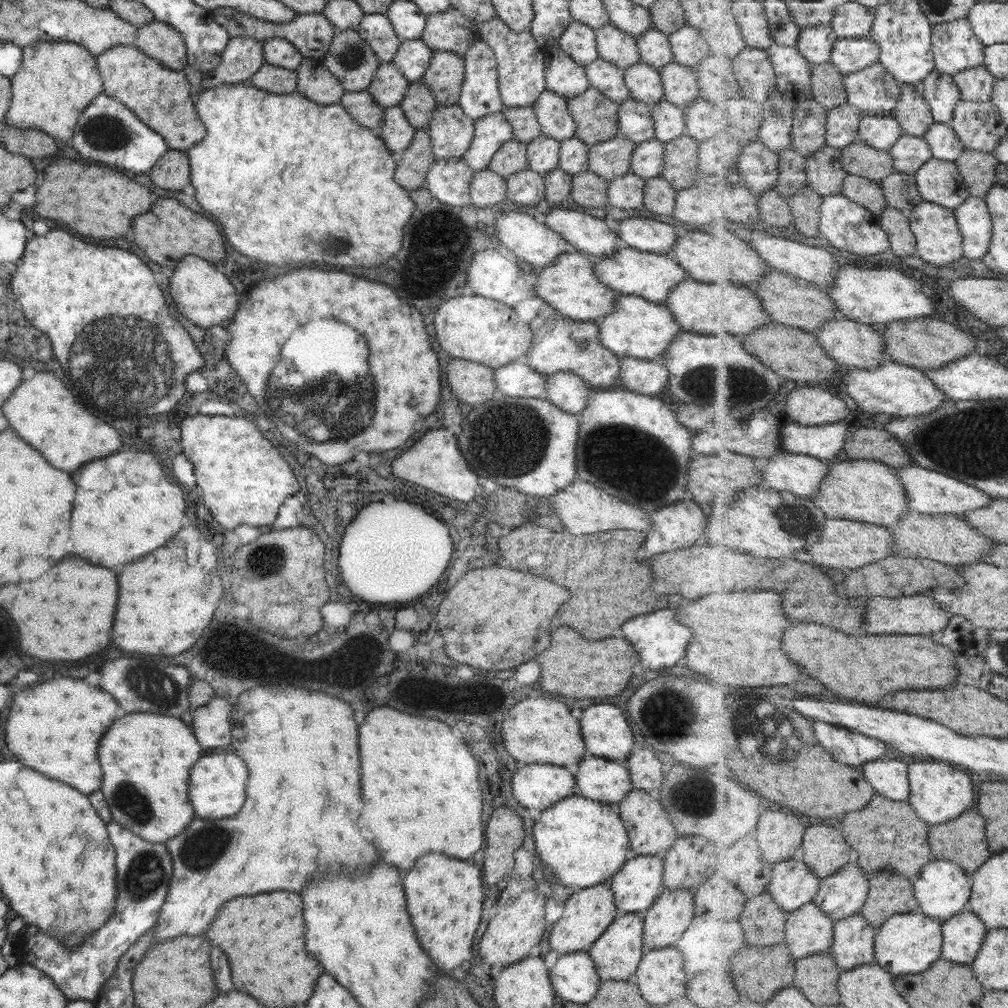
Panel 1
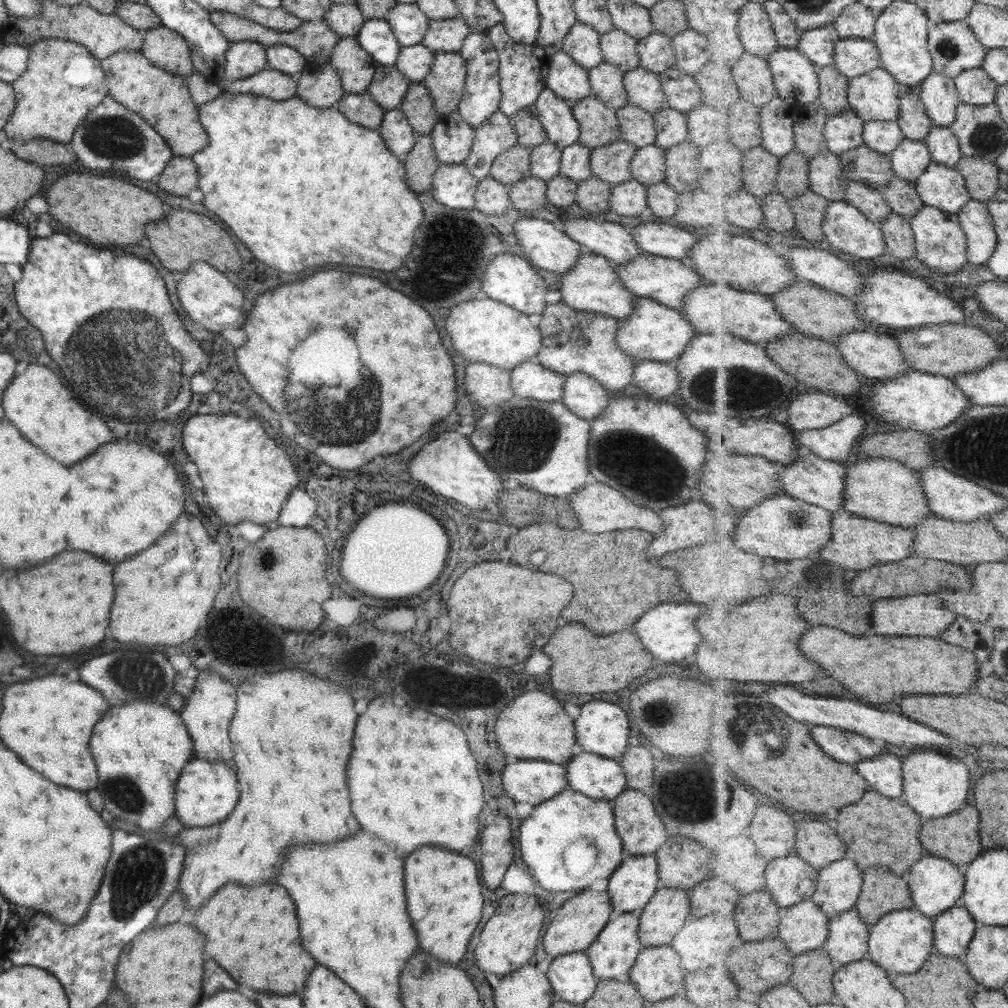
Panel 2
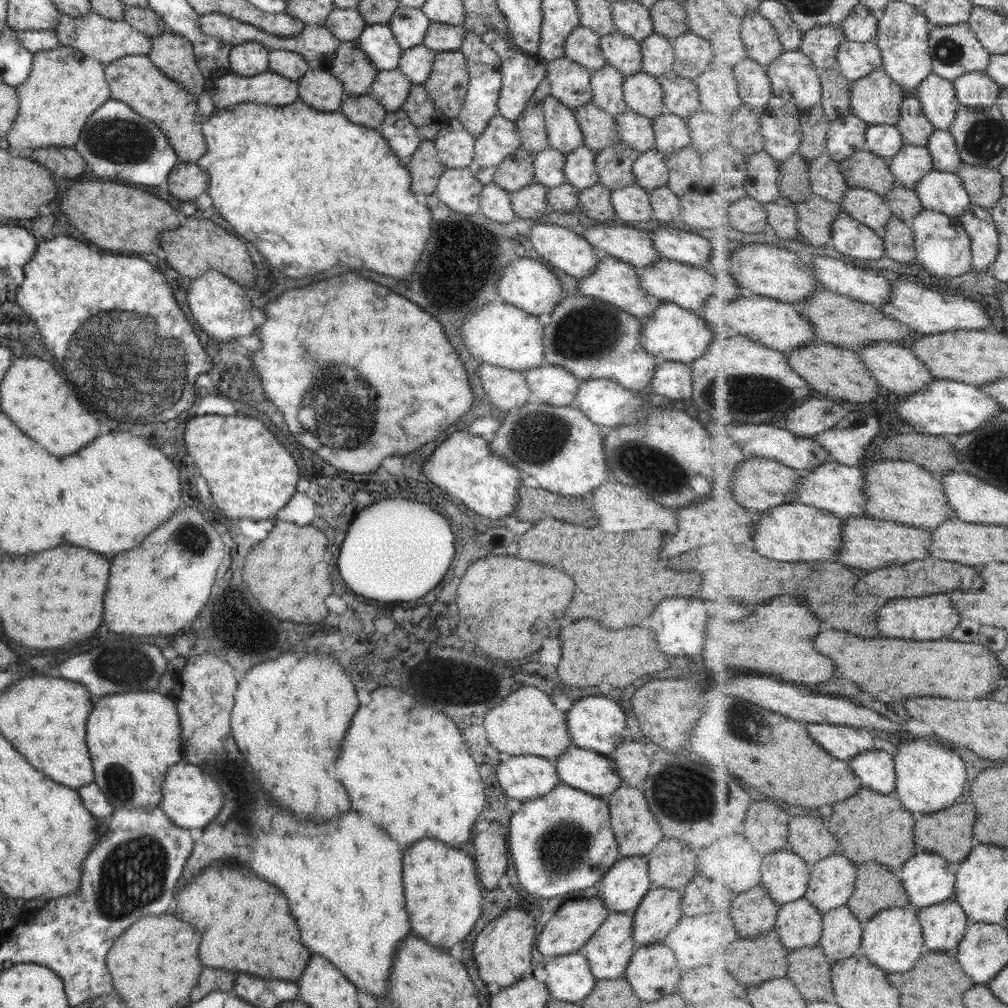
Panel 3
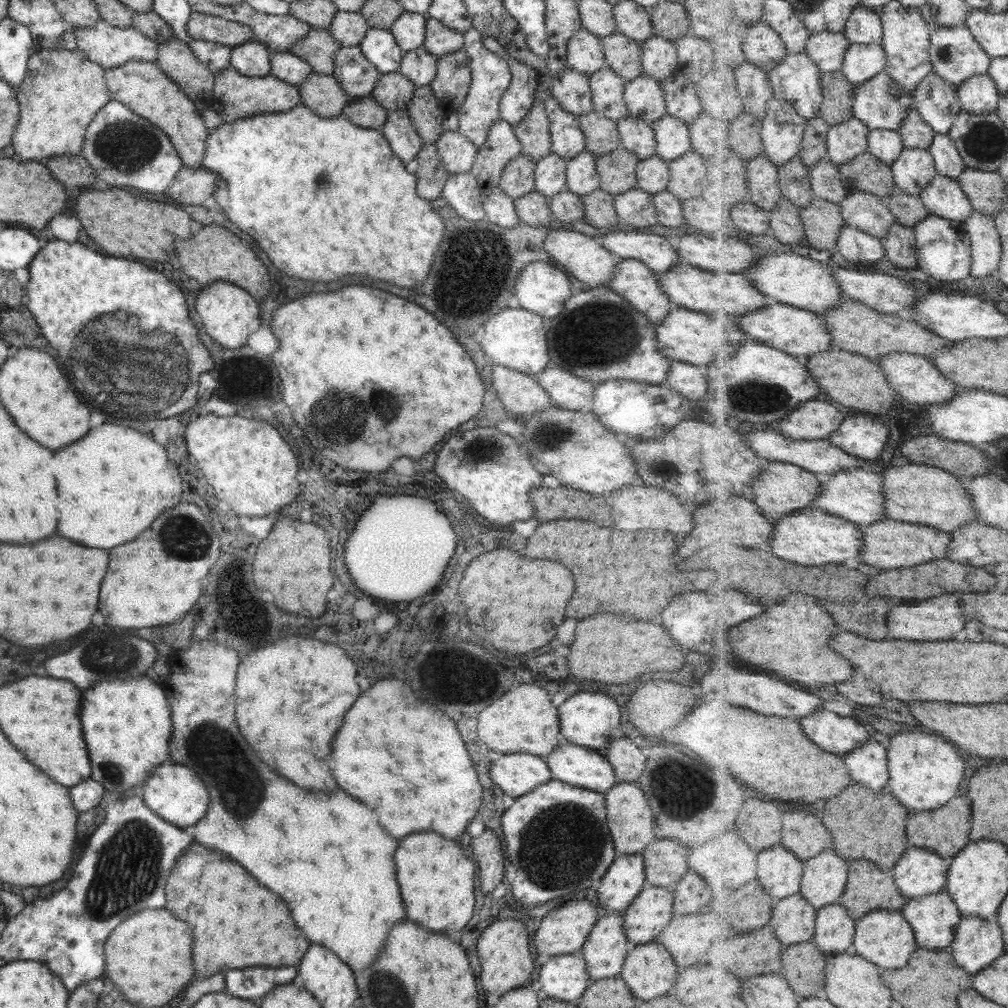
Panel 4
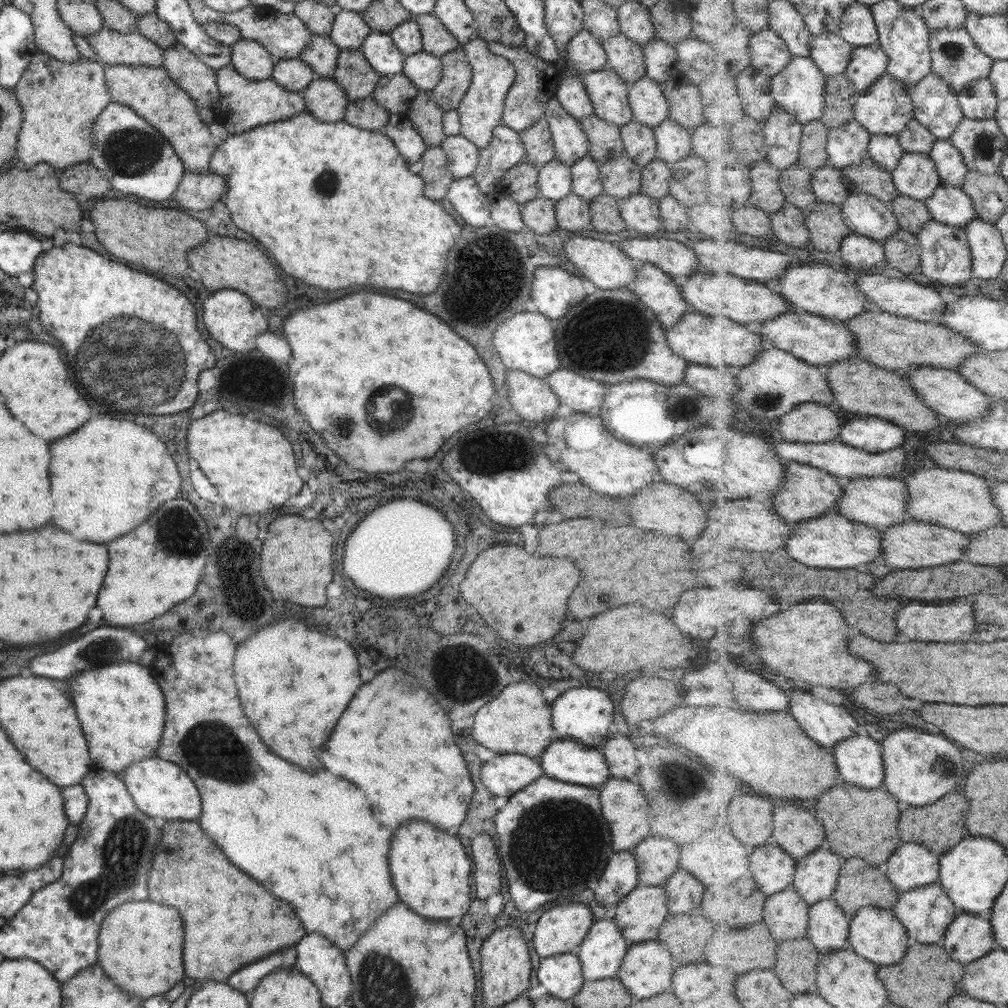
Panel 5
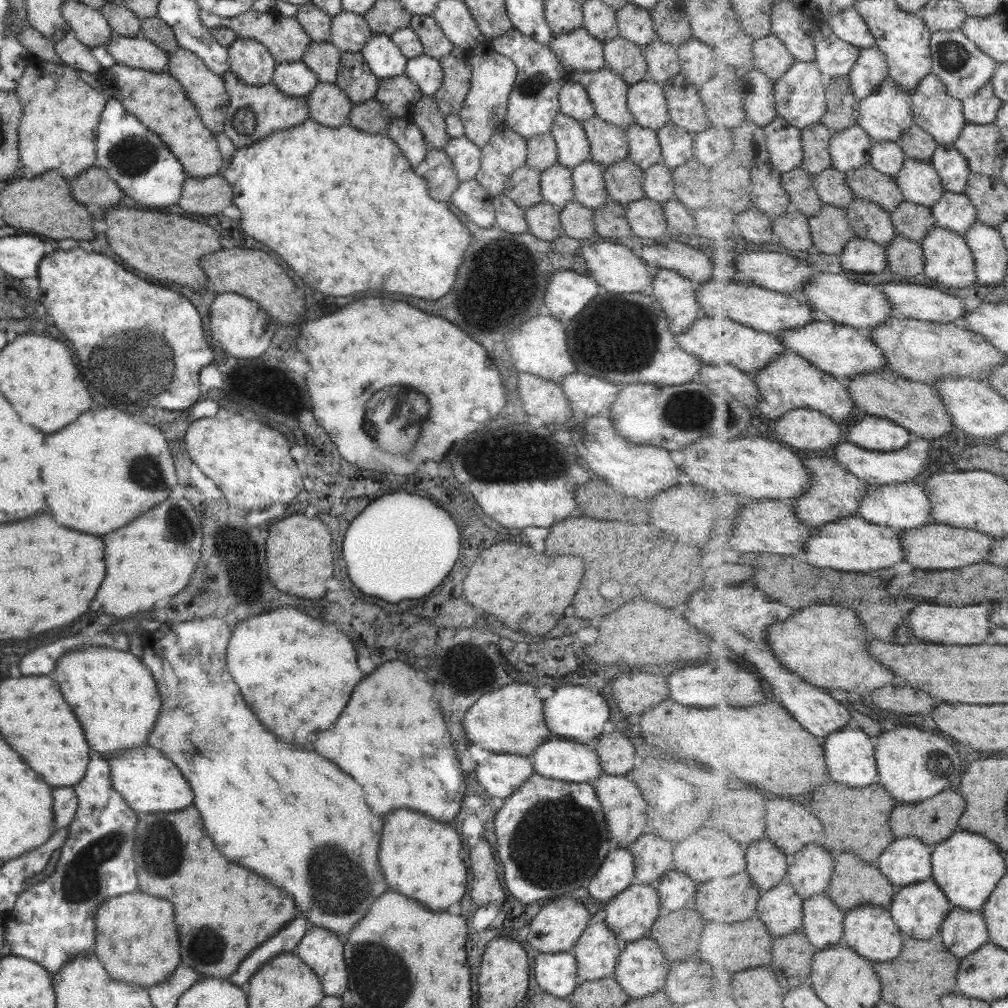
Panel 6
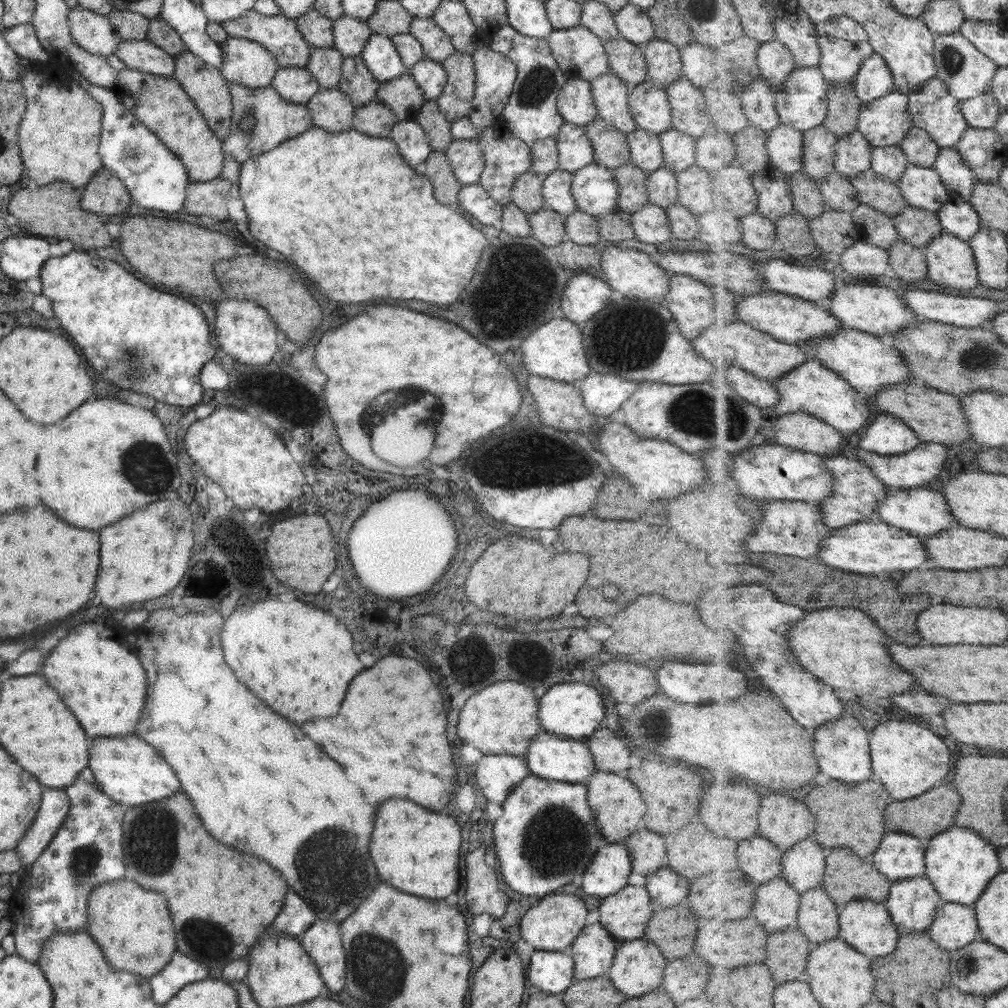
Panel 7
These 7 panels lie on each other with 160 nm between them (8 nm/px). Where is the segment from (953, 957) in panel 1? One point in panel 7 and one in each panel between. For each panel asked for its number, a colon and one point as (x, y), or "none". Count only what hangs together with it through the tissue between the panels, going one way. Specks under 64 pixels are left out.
2: (954, 929)
3: (944, 925)
4: (934, 918)
5: (927, 912)
6: (920, 909)
7: (913, 903)

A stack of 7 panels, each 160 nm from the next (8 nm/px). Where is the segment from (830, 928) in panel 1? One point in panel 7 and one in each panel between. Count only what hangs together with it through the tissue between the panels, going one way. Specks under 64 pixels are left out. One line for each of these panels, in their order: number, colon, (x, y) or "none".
2: (805, 927)
3: (800, 924)
4: (794, 918)
5: (787, 913)
6: (782, 908)
7: (778, 902)

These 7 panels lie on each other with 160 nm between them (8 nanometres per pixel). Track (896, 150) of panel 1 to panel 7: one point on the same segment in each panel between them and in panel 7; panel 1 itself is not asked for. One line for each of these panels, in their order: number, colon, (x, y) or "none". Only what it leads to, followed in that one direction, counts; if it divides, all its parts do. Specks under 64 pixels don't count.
2: (910, 159)
3: (912, 163)
4: (915, 168)
5: (917, 176)
6: (920, 183)
7: (923, 187)

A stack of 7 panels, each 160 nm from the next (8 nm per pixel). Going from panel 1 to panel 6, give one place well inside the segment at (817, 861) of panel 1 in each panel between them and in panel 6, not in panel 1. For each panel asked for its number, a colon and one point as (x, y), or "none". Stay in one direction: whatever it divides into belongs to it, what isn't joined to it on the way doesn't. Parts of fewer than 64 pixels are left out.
2: (818, 844)
3: (810, 838)
4: (803, 834)
5: (796, 829)
6: (790, 825)

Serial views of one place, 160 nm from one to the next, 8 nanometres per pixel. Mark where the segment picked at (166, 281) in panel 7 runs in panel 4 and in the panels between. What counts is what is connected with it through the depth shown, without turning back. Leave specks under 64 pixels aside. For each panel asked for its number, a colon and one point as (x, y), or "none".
4: (145, 229)
5: (154, 239)
6: (174, 244)

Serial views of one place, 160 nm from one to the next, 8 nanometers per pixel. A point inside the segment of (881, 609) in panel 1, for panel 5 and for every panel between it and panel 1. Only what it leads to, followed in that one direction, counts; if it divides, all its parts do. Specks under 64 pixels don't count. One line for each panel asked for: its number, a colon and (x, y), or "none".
2: (925, 616)
3: (931, 618)
4: (937, 618)
5: (955, 622)

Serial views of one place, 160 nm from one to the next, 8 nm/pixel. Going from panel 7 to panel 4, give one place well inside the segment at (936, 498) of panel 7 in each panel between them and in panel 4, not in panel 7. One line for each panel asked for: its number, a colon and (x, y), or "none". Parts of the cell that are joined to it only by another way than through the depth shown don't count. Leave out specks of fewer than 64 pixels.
4: (857, 494)
5: (881, 501)
6: (901, 506)

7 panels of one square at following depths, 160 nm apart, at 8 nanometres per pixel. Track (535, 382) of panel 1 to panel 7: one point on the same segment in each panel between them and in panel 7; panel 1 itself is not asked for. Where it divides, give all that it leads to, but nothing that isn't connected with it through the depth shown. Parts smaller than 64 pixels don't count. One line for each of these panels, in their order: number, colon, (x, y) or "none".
2: (530, 380)
3: (555, 386)
4: (566, 391)
5: (583, 395)
6: (588, 395)
7: (602, 394)

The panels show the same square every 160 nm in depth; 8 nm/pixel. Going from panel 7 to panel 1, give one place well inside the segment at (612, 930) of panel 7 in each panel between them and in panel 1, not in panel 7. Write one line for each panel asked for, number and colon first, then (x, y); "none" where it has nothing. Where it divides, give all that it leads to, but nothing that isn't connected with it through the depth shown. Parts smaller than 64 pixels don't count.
1: (668, 916)
2: (663, 915)
3: (658, 911)
4: (645, 916)
5: (638, 916)
6: (629, 916)

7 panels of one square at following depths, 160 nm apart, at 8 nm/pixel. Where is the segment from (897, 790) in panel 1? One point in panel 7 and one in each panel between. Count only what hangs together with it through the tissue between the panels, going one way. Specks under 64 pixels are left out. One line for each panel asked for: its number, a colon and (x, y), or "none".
2: (884, 773)
3: (877, 769)
4: (869, 765)
5: (860, 759)
6: (850, 753)
7: (843, 749)

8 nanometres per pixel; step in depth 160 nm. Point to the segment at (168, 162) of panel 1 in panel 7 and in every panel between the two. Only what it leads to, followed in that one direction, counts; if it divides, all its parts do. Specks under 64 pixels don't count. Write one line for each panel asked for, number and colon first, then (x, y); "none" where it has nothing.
2: (180, 176)
3: (186, 181)
4: (190, 186)
5: (195, 191)
6: (210, 195)
7: (209, 197)

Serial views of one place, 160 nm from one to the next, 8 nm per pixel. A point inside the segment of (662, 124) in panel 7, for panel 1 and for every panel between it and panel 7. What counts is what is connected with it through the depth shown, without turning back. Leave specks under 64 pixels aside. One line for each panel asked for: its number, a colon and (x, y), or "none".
1: (643, 82)
2: (643, 90)
3: (642, 94)
4: (644, 99)
5: (647, 103)
6: (645, 100)

